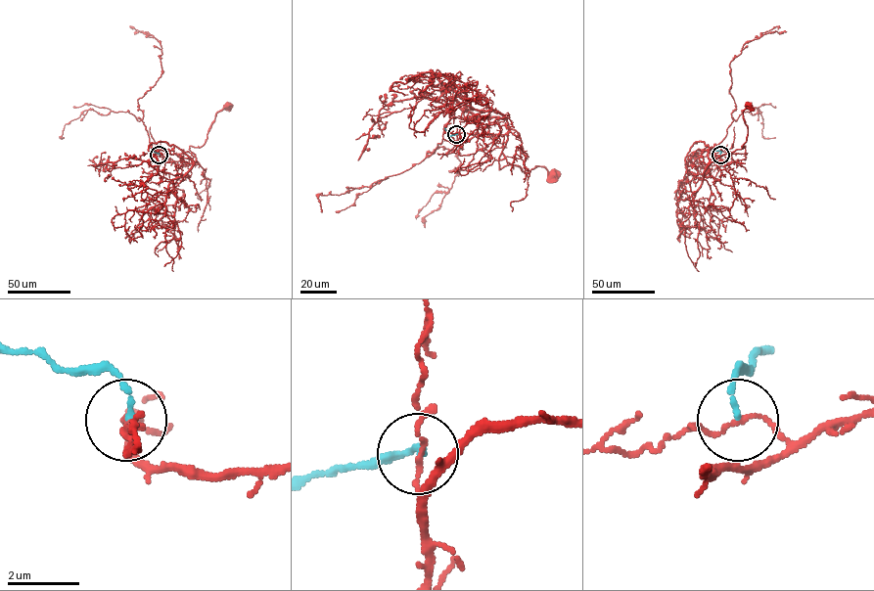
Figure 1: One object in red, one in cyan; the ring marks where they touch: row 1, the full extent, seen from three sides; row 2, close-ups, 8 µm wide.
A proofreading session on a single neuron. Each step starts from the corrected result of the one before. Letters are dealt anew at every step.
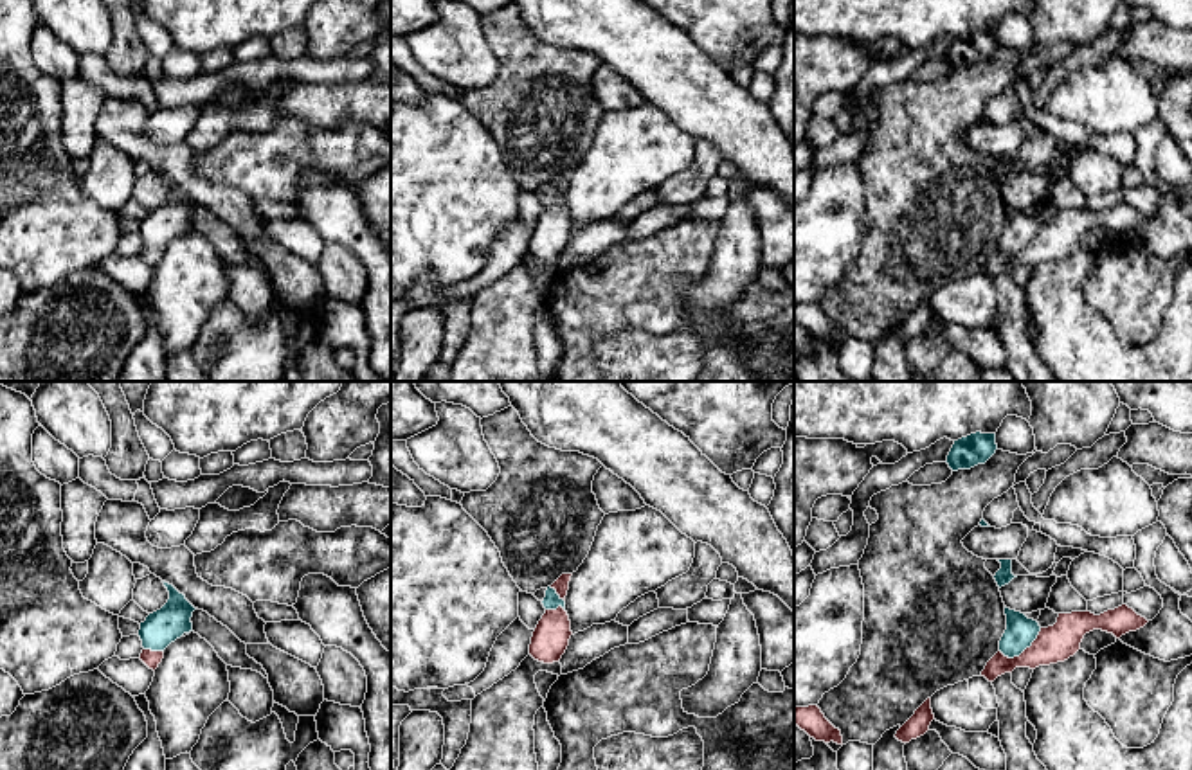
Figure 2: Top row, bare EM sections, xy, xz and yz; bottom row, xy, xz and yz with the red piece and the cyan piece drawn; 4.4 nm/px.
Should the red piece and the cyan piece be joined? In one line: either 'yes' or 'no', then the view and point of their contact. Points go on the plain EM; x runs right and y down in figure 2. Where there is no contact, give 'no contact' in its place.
no | yz (1025, 247)

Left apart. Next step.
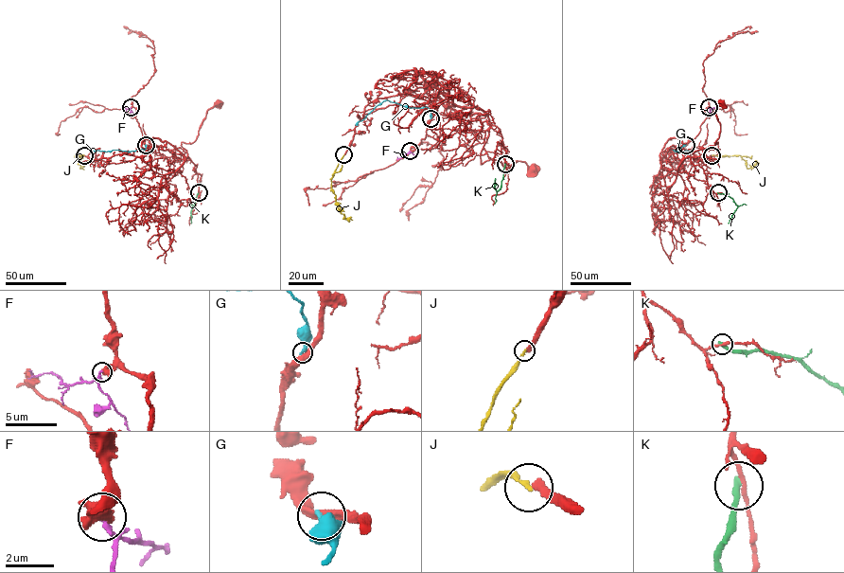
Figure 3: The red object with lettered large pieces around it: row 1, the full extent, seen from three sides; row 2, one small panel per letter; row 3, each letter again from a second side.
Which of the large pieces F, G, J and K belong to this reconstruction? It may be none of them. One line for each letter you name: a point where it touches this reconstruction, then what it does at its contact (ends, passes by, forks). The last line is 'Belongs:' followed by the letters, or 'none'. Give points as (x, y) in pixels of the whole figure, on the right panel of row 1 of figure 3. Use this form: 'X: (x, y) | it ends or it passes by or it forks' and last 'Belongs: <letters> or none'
Belongs: none

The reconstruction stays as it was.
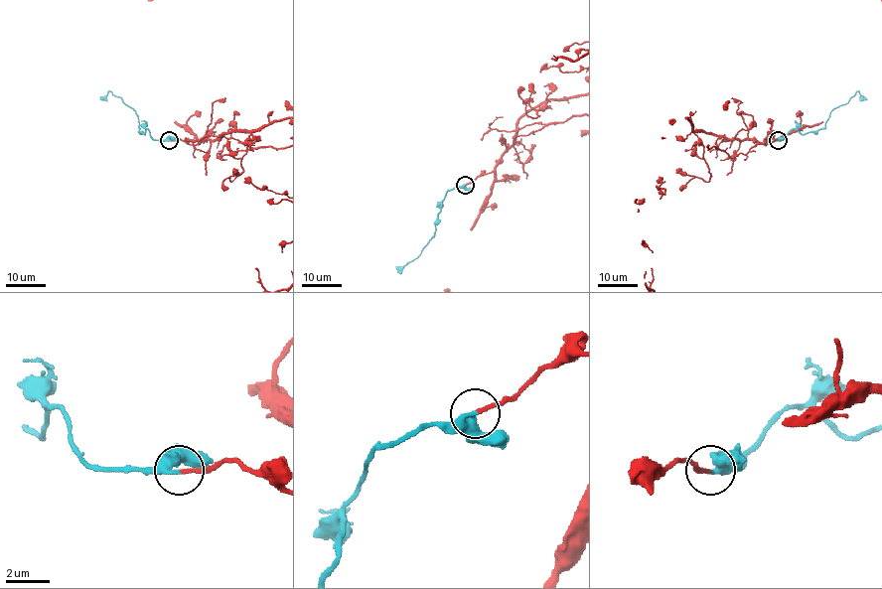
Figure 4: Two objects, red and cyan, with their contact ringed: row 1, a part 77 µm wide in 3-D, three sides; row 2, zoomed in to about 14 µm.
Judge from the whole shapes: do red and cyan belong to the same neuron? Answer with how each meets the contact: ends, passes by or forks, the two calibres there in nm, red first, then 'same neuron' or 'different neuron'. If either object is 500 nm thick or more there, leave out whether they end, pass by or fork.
red ends there; cyan ends there; 170 nm thick on the red side, 280 nm on the other; same neuron

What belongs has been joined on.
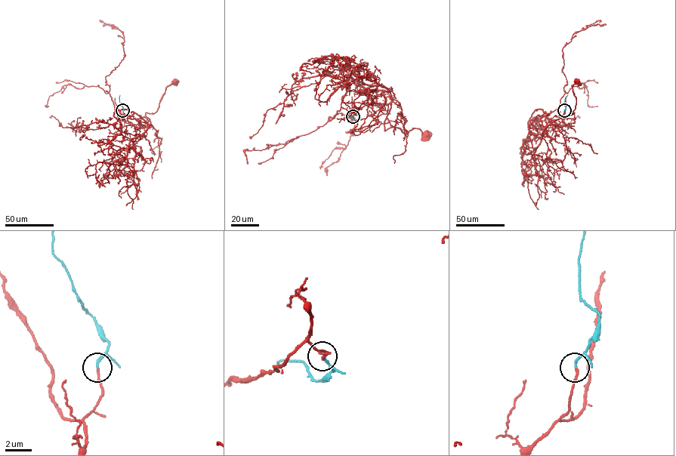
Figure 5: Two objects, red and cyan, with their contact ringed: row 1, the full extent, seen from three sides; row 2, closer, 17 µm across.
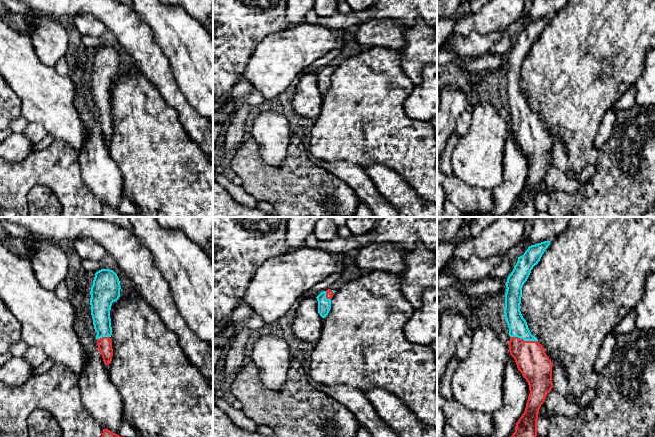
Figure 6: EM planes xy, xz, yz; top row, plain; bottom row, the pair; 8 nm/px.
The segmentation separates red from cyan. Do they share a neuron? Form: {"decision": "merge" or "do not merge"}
{"decision": "merge"}

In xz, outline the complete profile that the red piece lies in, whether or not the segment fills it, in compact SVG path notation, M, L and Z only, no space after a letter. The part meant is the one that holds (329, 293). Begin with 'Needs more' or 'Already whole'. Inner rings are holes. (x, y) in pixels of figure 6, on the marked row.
Needs more. M328 289L321 292L316 298L318 301L318 313L325 318L331 309L331 299L336 291Z

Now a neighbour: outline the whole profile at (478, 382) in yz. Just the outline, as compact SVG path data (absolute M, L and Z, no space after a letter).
M477 327L472 333L472 347L466 359L459 361L451 381L452 396L466 409L493 414L503 404L504 372L509 345L502 342L491 327Z

